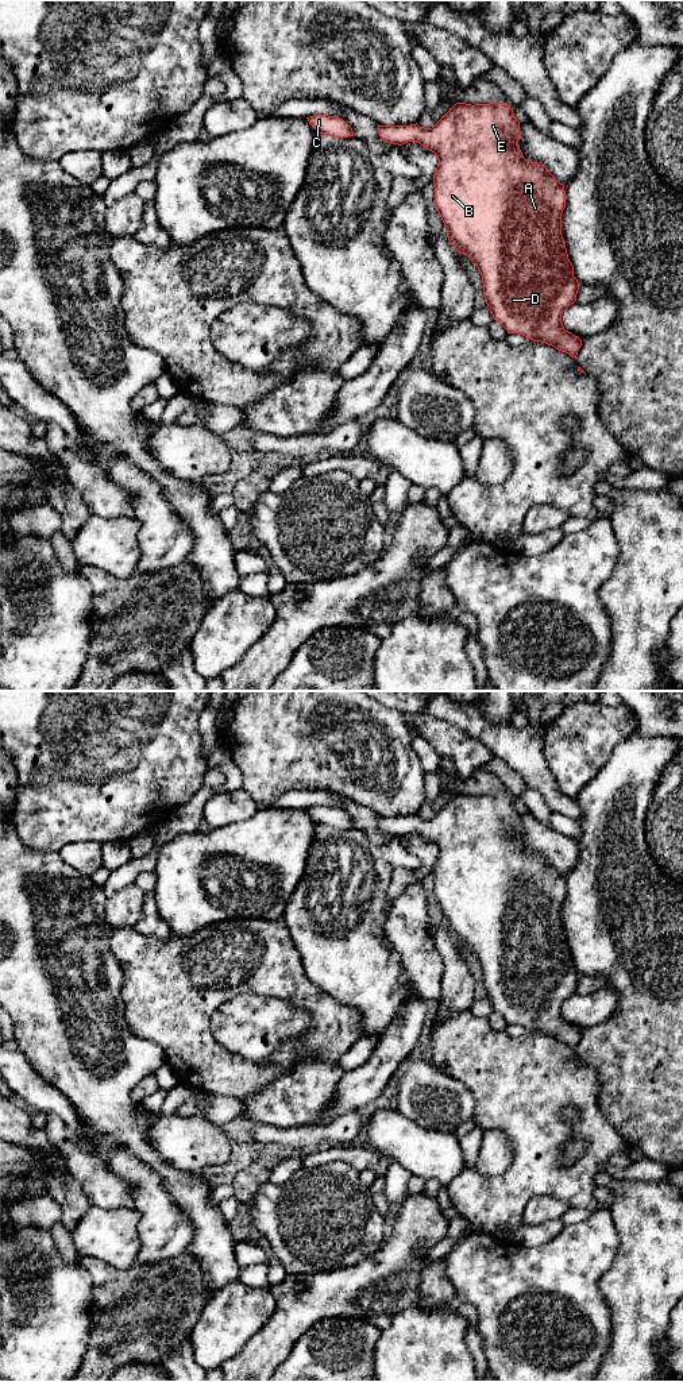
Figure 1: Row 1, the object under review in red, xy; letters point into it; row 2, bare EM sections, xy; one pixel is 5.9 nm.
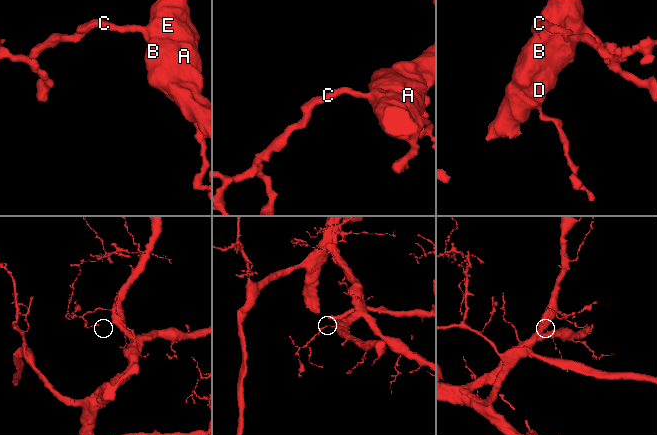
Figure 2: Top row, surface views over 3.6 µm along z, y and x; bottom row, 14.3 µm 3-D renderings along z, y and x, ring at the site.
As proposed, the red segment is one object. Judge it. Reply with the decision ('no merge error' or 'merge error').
no merge error

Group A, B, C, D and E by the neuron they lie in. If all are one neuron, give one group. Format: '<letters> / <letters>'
A B C D E

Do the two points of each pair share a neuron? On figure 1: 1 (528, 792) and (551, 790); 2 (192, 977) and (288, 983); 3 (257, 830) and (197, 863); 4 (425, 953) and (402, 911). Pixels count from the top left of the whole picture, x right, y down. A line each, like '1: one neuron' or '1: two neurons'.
1: two neurons
2: one neuron
3: one neuron
4: one neuron

